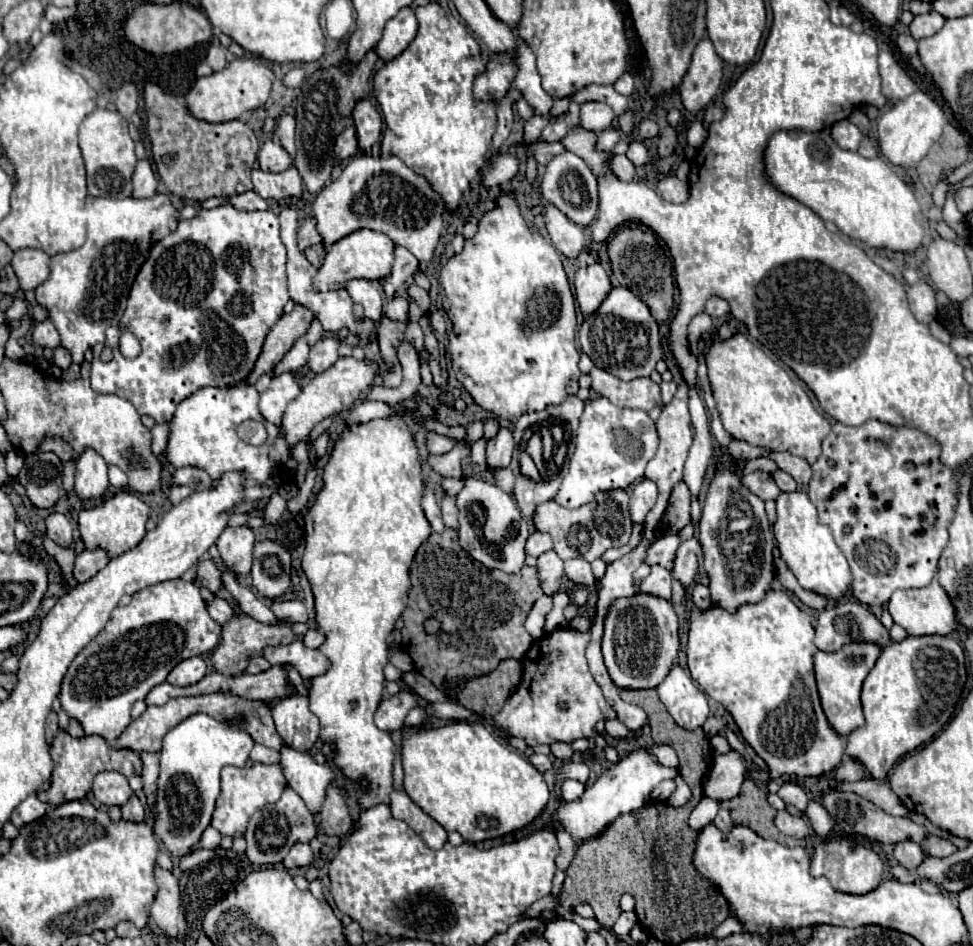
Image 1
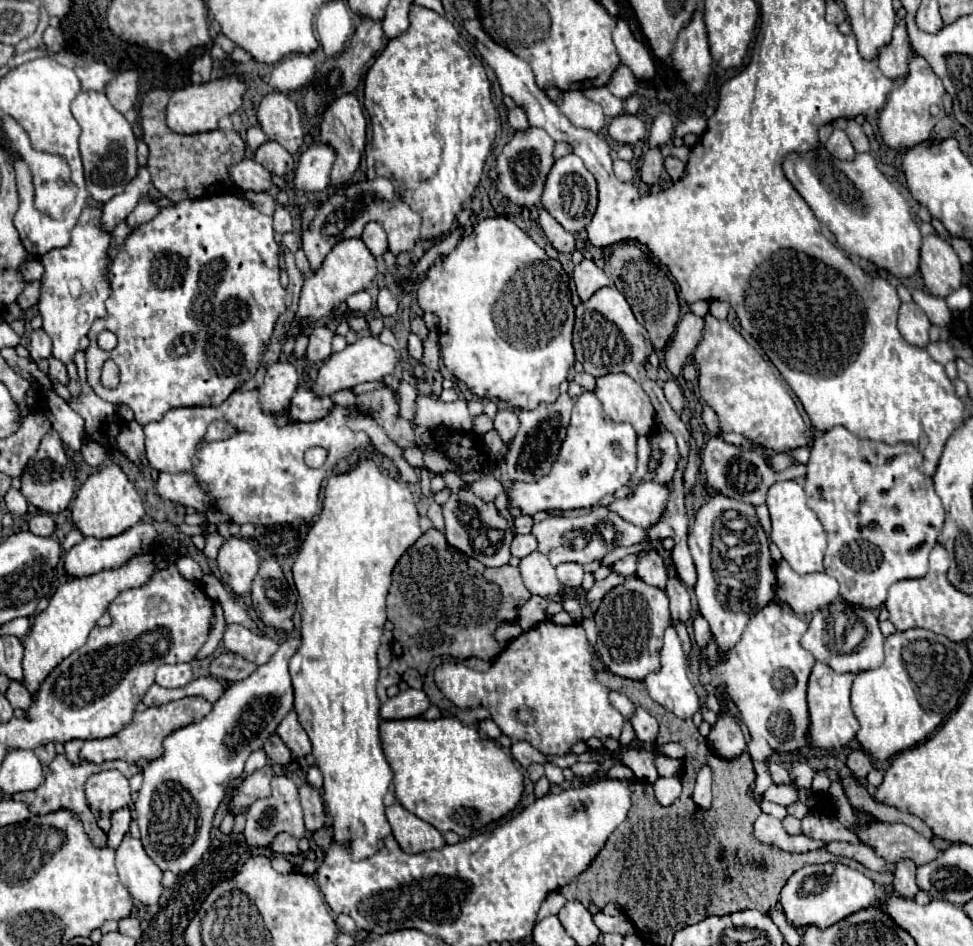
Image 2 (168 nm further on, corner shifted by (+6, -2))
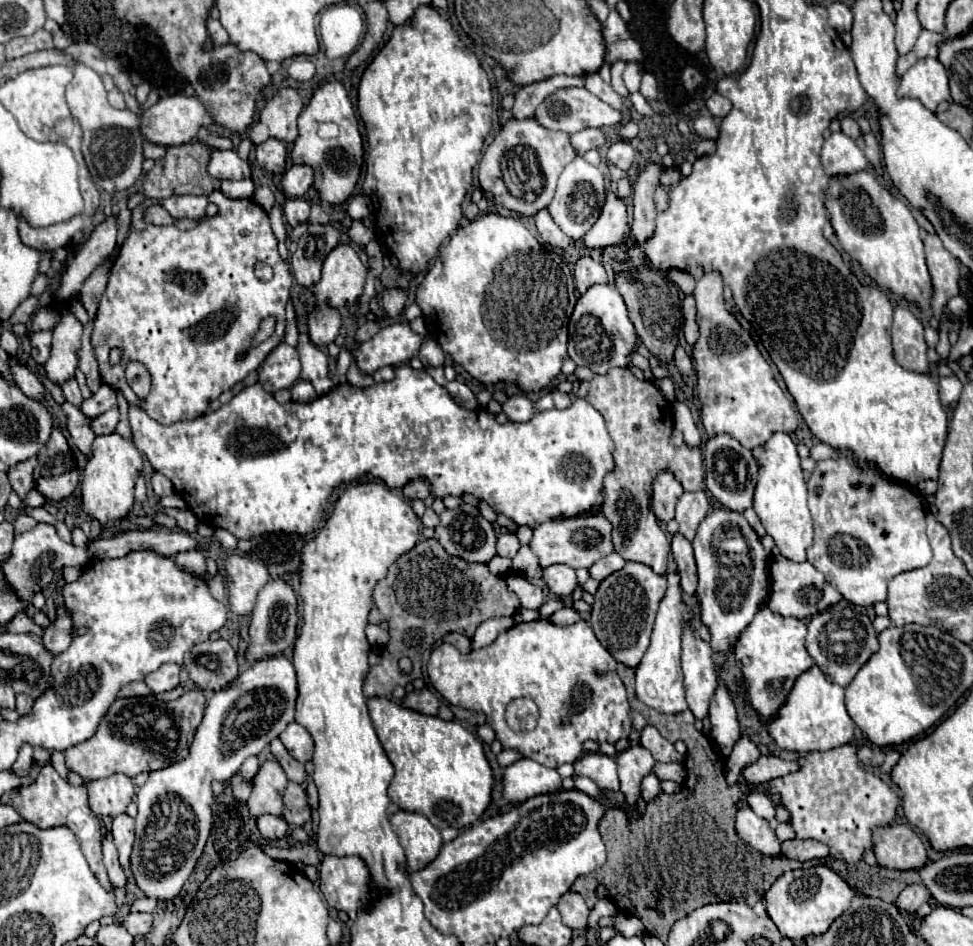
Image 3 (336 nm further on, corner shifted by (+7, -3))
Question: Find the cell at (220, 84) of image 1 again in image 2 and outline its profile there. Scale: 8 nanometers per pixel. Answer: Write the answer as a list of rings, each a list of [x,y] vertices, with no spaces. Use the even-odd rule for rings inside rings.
[[[222,78],[222,80],[216,80],[216,82],[176,90],[172,94],[168,106],[166,106],[168,128],[172,128],[172,132],[180,132],[180,134],[216,130],[220,118],[230,116],[232,112],[240,110],[244,92],[246,92],[246,84],[238,78]]]

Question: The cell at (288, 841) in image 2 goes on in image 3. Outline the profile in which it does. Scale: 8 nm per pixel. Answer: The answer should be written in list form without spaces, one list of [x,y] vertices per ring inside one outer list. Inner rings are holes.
[[[263,815],[257,821],[257,827],[261,831],[261,835],[265,839],[281,839],[287,835],[287,821],[281,817],[271,817],[271,815]]]

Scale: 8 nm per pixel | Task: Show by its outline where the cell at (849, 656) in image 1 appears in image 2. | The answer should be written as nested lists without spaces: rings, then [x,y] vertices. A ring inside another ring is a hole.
[[[816,662],[808,680],[808,744],[812,748],[840,748],[846,746],[858,732],[858,720],[850,708],[850,686],[854,674],[838,674],[822,662]]]

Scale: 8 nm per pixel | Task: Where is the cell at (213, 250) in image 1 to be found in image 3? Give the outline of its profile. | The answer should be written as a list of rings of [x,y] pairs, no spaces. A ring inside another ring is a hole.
[[[213,191],[213,193],[201,195],[201,197],[187,195],[187,197],[169,197],[169,199],[147,199],[145,203],[137,205],[135,211],[133,211],[131,235],[125,239],[125,243],[123,243],[123,247],[121,247],[121,251],[119,251],[115,263],[113,263],[107,289],[105,289],[101,301],[99,301],[99,309],[97,309],[95,319],[93,319],[91,345],[93,345],[93,351],[95,351],[95,359],[97,359],[97,363],[99,363],[101,381],[103,381],[105,385],[109,385],[111,389],[121,391],[129,405],[137,405],[139,409],[143,409],[151,419],[155,419],[155,421],[161,423],[161,425],[171,425],[171,423],[181,421],[181,419],[195,419],[195,417],[203,415],[211,401],[215,401],[223,391],[231,389],[235,383],[243,381],[253,369],[257,369],[257,367],[265,361],[265,357],[271,353],[271,349],[279,345],[279,341],[283,339],[283,333],[285,333],[285,305],[287,305],[287,301],[289,301],[291,283],[293,283],[293,275],[291,275],[291,271],[289,271],[289,265],[287,265],[287,263],[279,257],[279,253],[277,253],[277,239],[275,239],[275,235],[273,235],[273,231],[271,231],[269,217],[267,217],[267,213],[265,213],[257,203],[247,201],[247,199],[229,199],[229,197],[225,197],[221,191]],[[155,203],[159,203],[161,207],[165,207],[173,219],[195,219],[195,221],[199,221],[199,225],[193,227],[193,229],[189,229],[189,231],[179,231],[175,225],[157,227],[157,225],[151,225],[151,223],[145,223],[143,213],[145,213],[147,207],[151,207],[151,205],[155,205]],[[209,203],[217,205],[217,209],[219,209],[219,213],[217,213],[215,217],[207,217],[207,213],[205,213]],[[259,261],[263,261],[263,263],[267,263],[267,265],[273,267],[275,275],[273,275],[271,281],[259,281],[259,279],[255,277],[255,265],[257,265]],[[267,317],[275,317],[275,321],[277,321],[275,331],[273,331],[271,337],[265,339],[263,343],[253,345],[255,333],[259,331],[261,321],[267,319]],[[113,347],[121,349],[121,361],[119,361],[117,365],[109,365],[109,351],[111,351]],[[129,361],[143,361],[145,367],[147,367],[149,373],[151,373],[151,391],[149,391],[149,395],[147,395],[145,399],[139,399],[139,397],[131,391],[131,387],[127,387],[127,381],[125,381],[125,365],[127,365]]]

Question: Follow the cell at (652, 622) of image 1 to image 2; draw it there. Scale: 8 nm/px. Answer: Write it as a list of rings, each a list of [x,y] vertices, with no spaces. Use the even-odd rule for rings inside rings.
[[[638,576],[624,578],[622,584],[614,586],[600,602],[596,614],[596,632],[598,632],[598,656],[604,666],[632,680],[644,680],[650,672],[658,670],[658,658],[662,648],[662,636],[666,626],[672,622],[668,610],[668,596],[662,588],[644,584]]]

